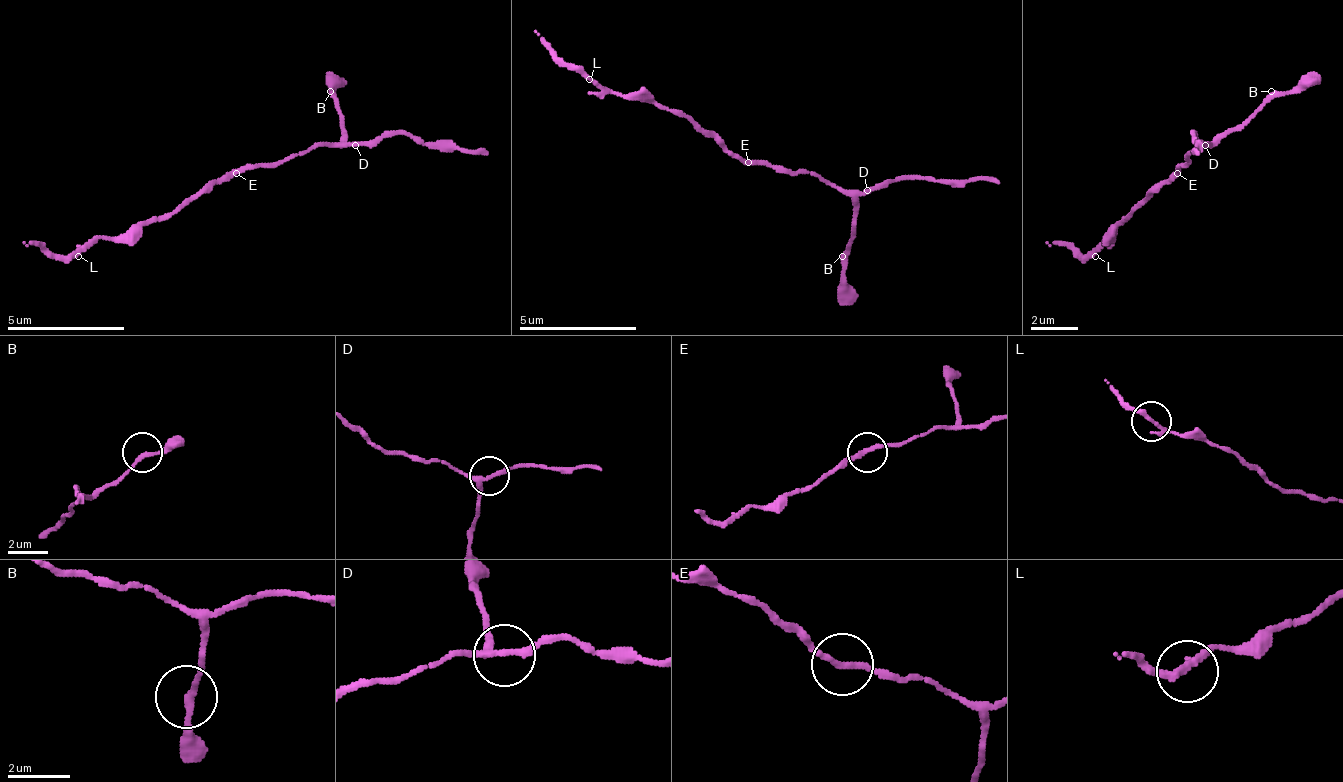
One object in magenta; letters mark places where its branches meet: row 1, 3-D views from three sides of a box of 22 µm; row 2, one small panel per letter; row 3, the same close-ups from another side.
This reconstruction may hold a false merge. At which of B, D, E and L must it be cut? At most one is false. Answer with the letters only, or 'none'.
none

